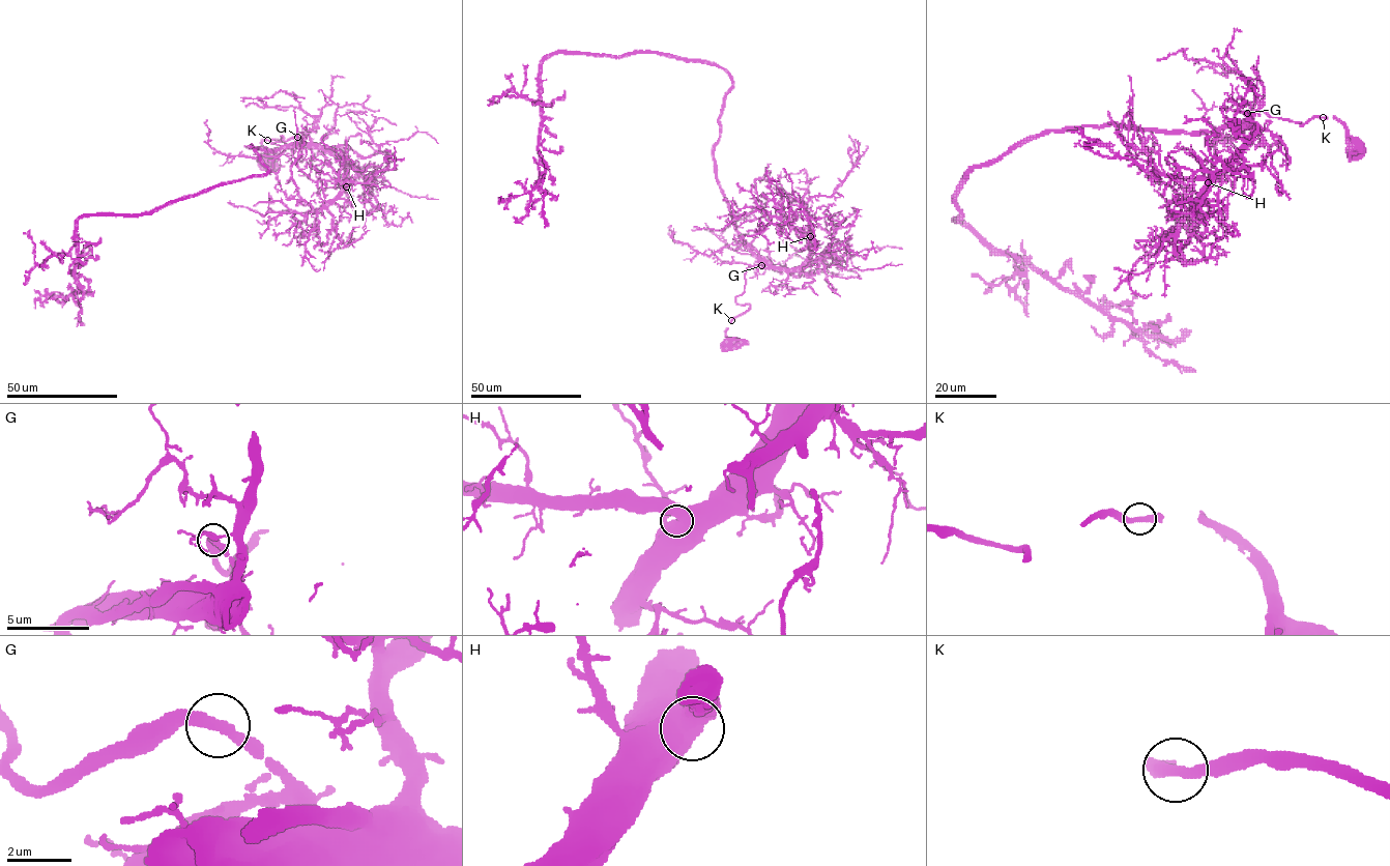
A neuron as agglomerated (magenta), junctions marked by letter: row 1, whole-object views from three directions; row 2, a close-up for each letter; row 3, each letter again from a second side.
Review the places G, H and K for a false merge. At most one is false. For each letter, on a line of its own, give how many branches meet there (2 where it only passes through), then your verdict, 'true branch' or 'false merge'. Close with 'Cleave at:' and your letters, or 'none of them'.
G: 2 | true branch
H: 2 | true branch
K: 2 | true branch
Cleave at: none of them

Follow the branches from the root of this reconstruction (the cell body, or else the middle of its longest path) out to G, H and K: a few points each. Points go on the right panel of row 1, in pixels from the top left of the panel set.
G: (1354, 146), (1349, 131), (1333, 117), (1313, 117), (1301, 125), (1270, 117), (1264, 111), (1249, 118), (1247, 113)
H: (1354, 146), (1333, 117), (1301, 125), (1246, 113), (1251, 140), (1208, 182)
K: (1354, 146), (1349, 131), (1337, 120), (1323, 117)

